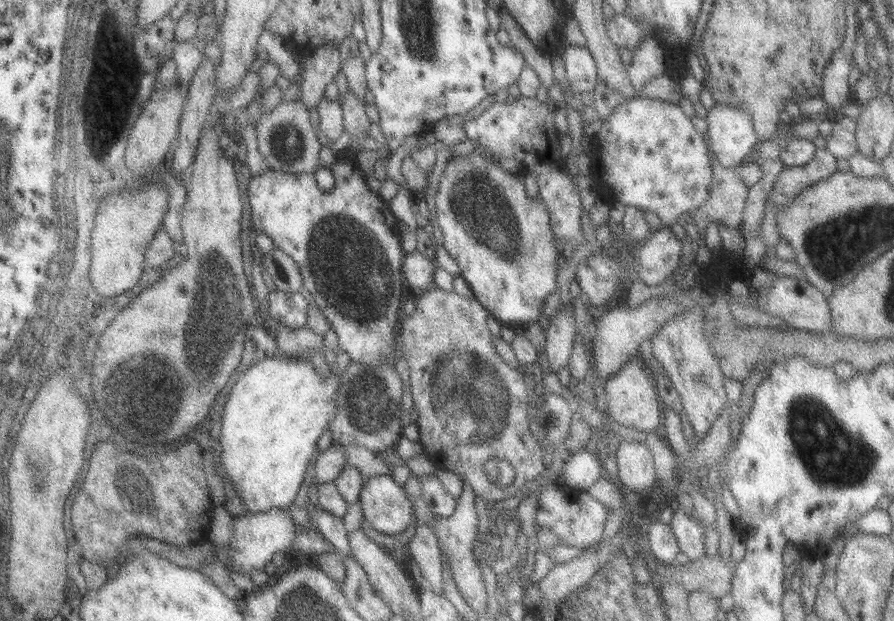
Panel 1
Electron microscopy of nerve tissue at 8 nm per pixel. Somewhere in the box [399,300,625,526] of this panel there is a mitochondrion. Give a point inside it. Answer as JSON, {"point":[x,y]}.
{"point":[463,385]}

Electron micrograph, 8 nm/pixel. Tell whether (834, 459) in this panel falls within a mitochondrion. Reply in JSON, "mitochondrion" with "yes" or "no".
{"mitochondrion":"yes"}

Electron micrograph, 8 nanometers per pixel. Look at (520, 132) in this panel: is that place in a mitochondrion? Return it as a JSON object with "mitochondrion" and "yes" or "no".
{"mitochondrion":"no"}

